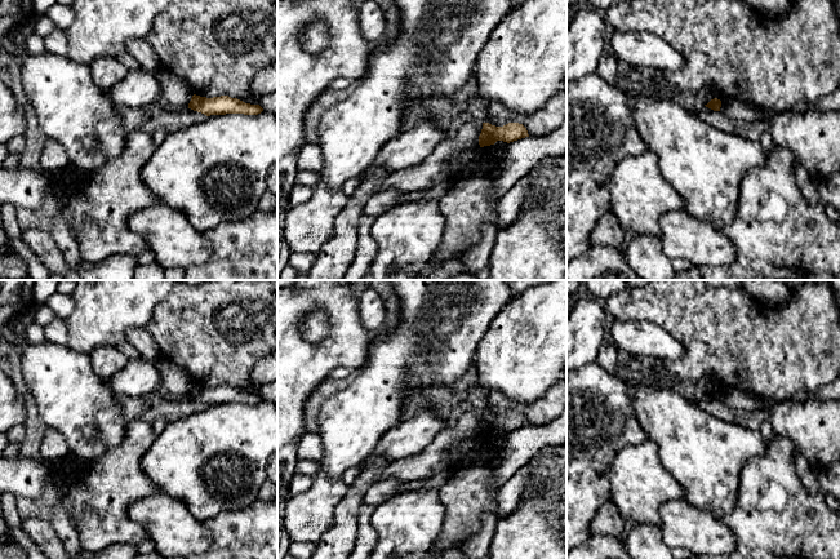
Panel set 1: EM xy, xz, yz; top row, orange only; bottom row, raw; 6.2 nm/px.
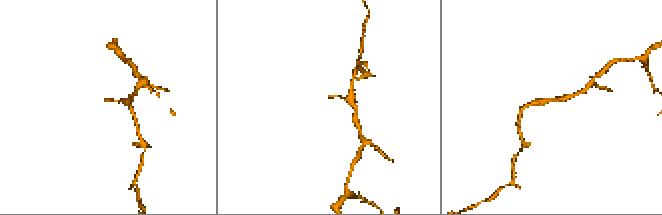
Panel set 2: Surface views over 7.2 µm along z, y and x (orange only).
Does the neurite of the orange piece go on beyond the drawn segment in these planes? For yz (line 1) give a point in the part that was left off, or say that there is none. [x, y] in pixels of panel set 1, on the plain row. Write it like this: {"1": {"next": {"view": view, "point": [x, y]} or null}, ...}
{"1": {"next": null}}

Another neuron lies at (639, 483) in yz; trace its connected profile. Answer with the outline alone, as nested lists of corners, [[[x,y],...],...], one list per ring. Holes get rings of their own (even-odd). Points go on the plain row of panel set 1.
[[[650,440],[625,447],[606,470],[606,478],[610,484],[612,502],[617,506],[621,516],[637,524],[661,525],[659,507],[668,501],[684,500],[685,497],[684,488],[663,467],[658,445]]]

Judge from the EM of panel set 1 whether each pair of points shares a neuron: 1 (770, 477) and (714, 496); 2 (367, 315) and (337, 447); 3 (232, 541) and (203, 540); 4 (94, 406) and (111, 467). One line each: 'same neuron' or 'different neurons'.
1: different neurons
2: different neurons
3: different neurons
4: different neurons

